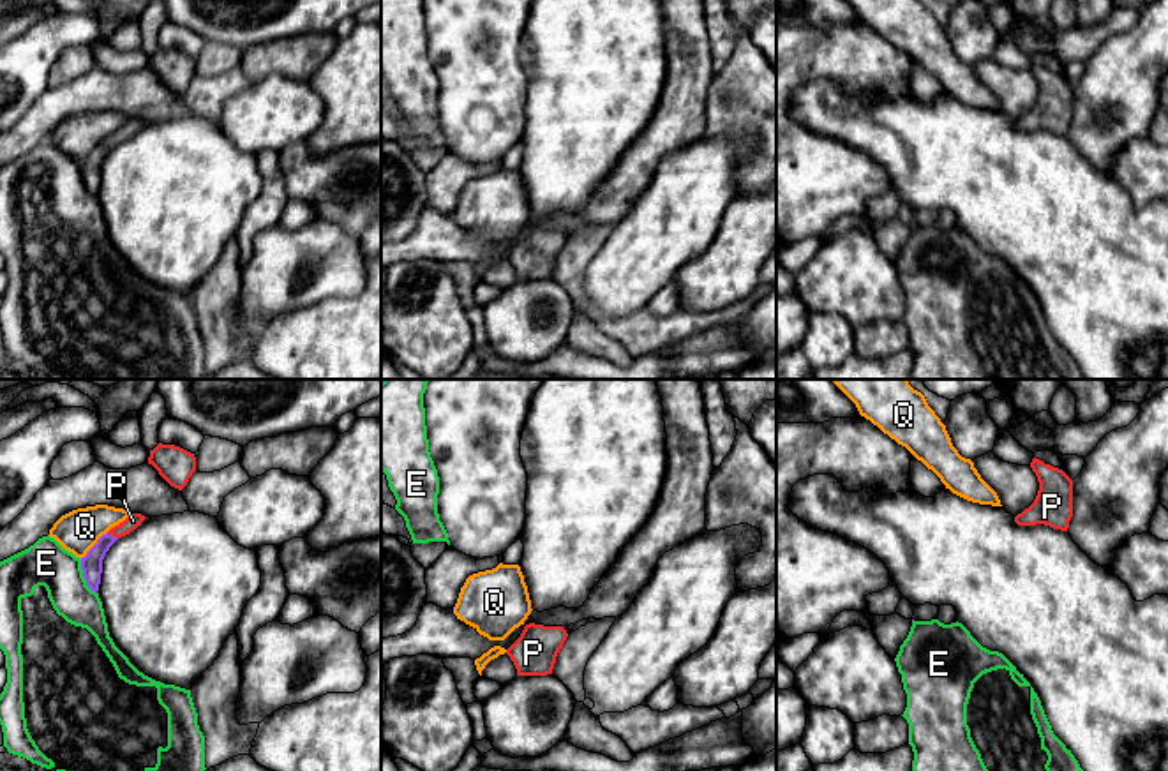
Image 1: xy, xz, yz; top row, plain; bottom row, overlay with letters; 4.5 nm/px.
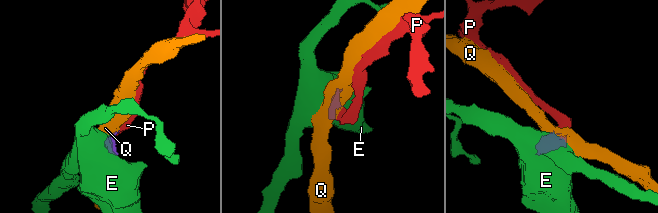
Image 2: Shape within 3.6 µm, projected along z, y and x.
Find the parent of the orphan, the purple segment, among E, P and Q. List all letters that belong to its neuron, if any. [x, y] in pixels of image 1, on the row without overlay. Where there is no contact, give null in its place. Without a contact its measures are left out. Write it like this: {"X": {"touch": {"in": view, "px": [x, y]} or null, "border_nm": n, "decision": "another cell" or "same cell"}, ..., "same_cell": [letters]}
{"E": {"touch": {"in": "xy", "px": [83, 180]}, "border_nm": 180, "decision": "another cell"}, "P": {"touch": {"in": "xy", "px": [112, 140]}, "border_nm": 60, "decision": "same cell"}, "Q": {"touch": {"in": "xy", "px": [94, 150]}, "border_nm": 180, "decision": "another cell"}, "same_cell": ["P"]}

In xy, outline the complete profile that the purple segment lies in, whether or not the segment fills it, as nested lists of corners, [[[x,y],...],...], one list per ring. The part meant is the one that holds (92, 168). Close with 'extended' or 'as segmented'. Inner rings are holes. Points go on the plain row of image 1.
[[[131,118],[124,127],[111,132],[106,139],[102,139],[97,148],[81,162],[81,175],[86,185],[86,191],[92,196],[99,196],[101,178],[102,178],[102,164],[109,152],[122,141],[134,136],[146,122],[141,118]]]; extended

